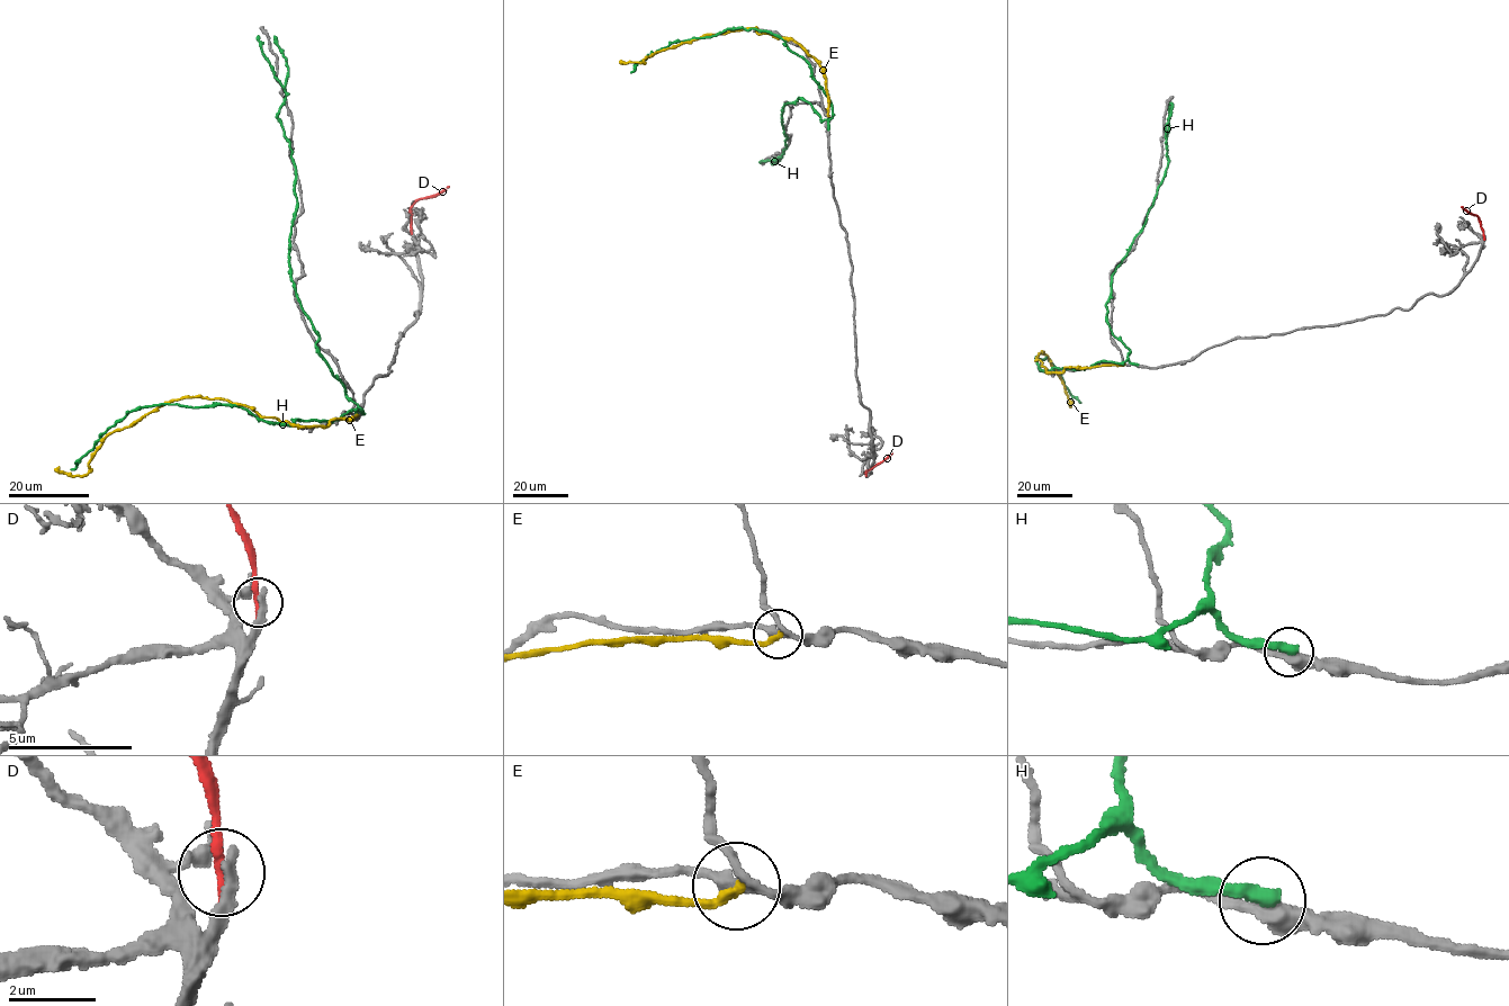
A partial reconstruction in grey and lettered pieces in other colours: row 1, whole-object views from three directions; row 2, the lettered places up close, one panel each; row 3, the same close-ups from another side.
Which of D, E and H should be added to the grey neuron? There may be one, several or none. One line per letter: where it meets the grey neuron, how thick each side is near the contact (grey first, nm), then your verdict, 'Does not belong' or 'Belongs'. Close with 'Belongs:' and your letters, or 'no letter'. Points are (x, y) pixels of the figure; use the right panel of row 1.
D: Touches grey at (1484, 237). Thickness 320 nm (grey) against 300 nm. Does not belong
E: Touches grey at (1124, 365). Thickness 220 nm (grey) against 280 nm. Does not belong
H: Touches grey at (1137, 365). Thickness 420 nm (grey) against 360 nm. Does not belong
Belongs: no letter

